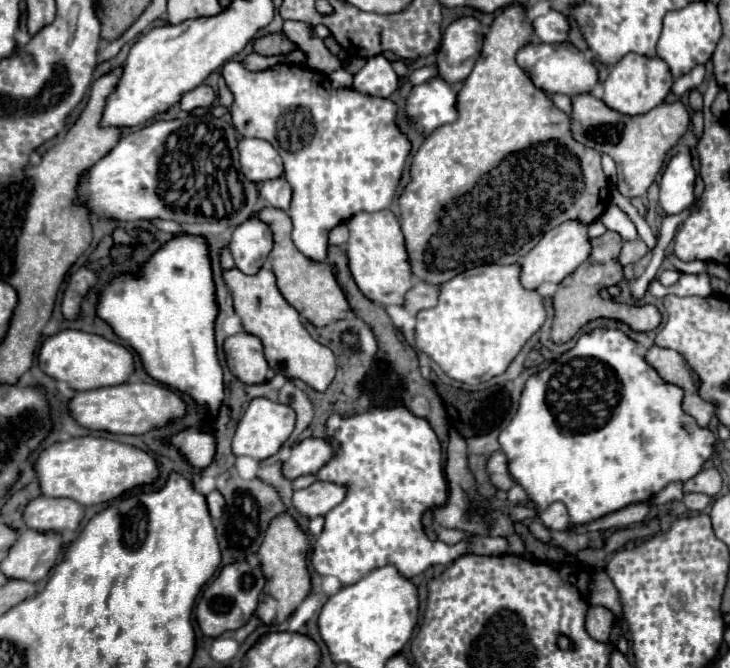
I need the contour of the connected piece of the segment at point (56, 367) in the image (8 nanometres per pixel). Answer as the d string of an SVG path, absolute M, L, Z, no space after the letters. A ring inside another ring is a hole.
M61 330L49 336L39 348L39 368L73 390L95 390L101 386L123 384L133 372L133 354L111 340L81 330Z

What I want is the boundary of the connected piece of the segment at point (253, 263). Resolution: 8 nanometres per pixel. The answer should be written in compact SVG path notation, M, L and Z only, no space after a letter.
M251 218L235 228L229 242L229 252L235 260L235 268L243 274L257 274L265 264L269 250L273 248L273 234L265 222Z

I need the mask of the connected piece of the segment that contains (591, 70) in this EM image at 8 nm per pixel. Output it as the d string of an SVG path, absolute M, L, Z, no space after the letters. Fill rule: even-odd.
M529 42L517 52L515 60L531 78L531 82L549 94L555 94L555 92L567 94L567 96L583 94L583 92L589 92L589 88L597 84L597 68L591 62L587 62L583 54L571 42L561 42L561 44Z

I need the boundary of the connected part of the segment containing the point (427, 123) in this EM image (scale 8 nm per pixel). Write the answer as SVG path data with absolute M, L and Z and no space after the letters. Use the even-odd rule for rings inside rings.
M435 76L411 90L405 102L405 114L409 124L427 136L437 126L457 120L455 92L445 80Z

